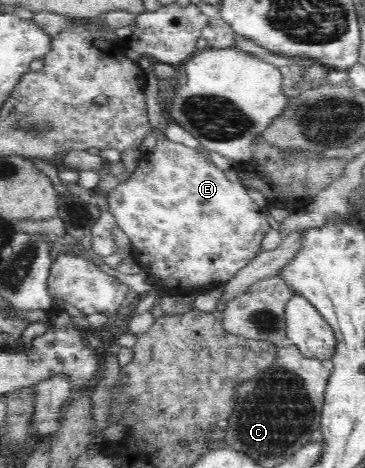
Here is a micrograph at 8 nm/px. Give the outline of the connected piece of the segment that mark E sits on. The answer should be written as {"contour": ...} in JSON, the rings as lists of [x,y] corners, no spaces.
{"contour":[[[162,132],[158,134],[155,150],[149,153],[143,152],[138,166],[130,177],[124,183],[109,190],[107,195],[109,203],[108,213],[115,217],[116,226],[121,228],[130,239],[132,248],[131,257],[139,263],[141,270],[154,280],[152,283],[155,289],[169,293],[185,294],[188,291],[195,290],[198,286],[203,286],[203,284],[209,284],[210,282],[224,284],[228,280],[231,280],[241,268],[247,266],[247,263],[257,256],[256,252],[261,248],[261,240],[271,230],[271,226],[267,221],[266,209],[259,209],[259,206],[251,199],[249,191],[243,182],[231,181],[225,175],[225,171],[214,165],[203,153],[199,153],[197,149],[183,146],[183,144],[169,141]]]}

